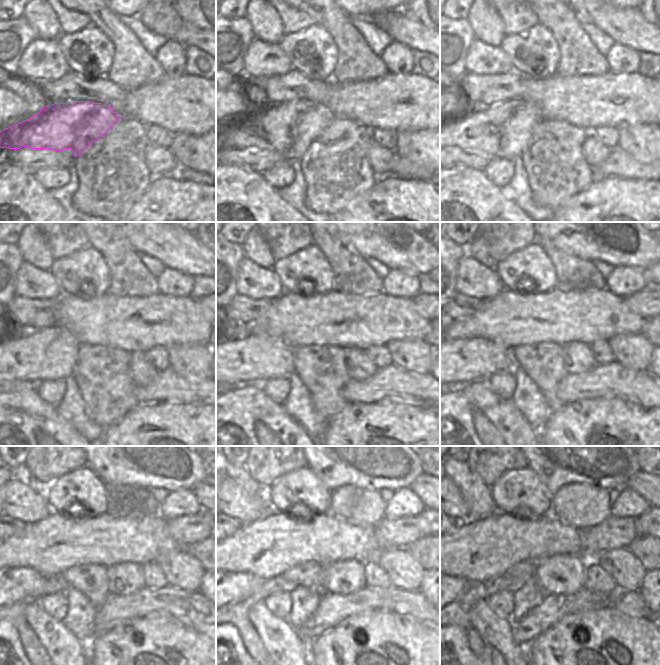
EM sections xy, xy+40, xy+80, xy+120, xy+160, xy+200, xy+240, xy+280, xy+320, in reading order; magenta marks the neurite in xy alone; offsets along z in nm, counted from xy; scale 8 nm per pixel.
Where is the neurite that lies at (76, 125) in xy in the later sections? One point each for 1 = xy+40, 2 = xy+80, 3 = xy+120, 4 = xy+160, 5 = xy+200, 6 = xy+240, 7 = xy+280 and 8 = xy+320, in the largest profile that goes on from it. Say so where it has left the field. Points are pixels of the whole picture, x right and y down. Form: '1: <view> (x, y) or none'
1: xy+40 (289, 128)
2: xy+80 (503, 130)
3: xy+120 (48, 354)
4: xy+160 (255, 358)
5: xy+200 (476, 359)
6: xy+240 (12, 585)
7: xy+280 (236, 586)
8: xy+320 (460, 585)

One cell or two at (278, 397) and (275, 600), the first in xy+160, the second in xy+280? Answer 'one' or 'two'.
one

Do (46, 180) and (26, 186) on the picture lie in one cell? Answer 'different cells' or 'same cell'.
different cells

